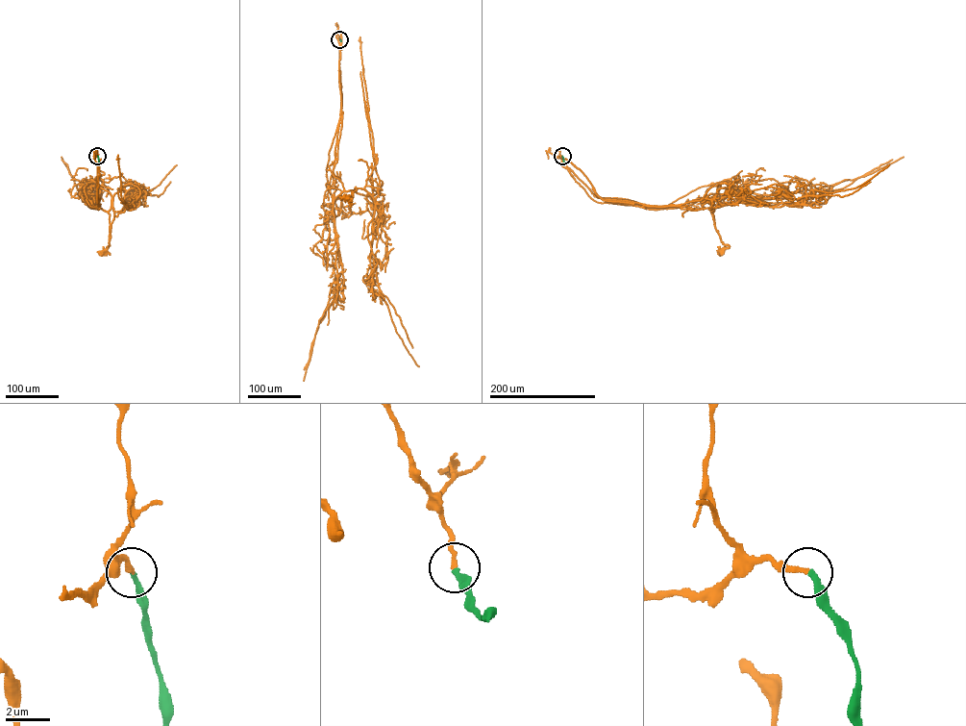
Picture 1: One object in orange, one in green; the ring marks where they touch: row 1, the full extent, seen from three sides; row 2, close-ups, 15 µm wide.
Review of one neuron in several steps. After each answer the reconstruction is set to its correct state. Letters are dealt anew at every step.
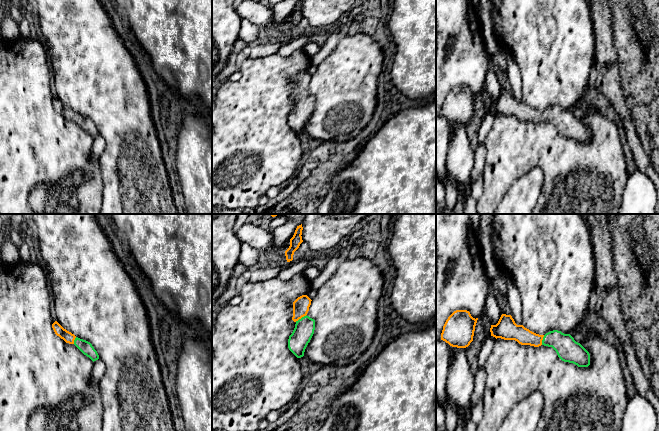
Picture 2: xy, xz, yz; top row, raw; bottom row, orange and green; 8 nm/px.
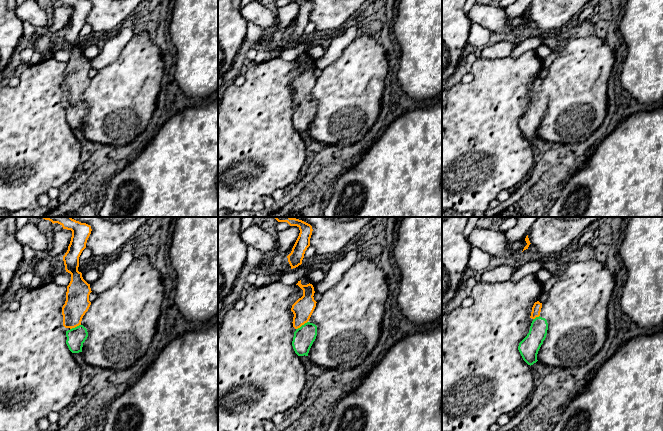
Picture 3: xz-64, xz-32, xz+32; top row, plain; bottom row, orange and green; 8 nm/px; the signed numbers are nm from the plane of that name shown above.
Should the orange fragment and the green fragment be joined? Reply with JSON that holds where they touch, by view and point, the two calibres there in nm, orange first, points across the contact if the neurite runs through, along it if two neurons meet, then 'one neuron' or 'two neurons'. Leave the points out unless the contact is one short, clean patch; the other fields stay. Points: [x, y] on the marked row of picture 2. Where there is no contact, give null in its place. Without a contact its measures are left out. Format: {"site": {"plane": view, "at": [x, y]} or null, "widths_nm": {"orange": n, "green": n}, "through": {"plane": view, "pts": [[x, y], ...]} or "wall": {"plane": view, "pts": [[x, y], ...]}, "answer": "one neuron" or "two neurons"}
{"site": {"plane": "xz", "at": [300, 318]}, "widths_nm": {"orange": 130, "green": 160}, "through": {"plane": "xz", "pts": [[301, 305], [300, 318], [304, 323], [304, 328]]}, "answer": "one neuron"}

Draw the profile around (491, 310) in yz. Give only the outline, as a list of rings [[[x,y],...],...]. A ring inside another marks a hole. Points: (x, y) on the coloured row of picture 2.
[[[490,291],[485,300],[484,314],[490,319],[492,325],[496,325],[502,315],[497,296],[496,293]]]

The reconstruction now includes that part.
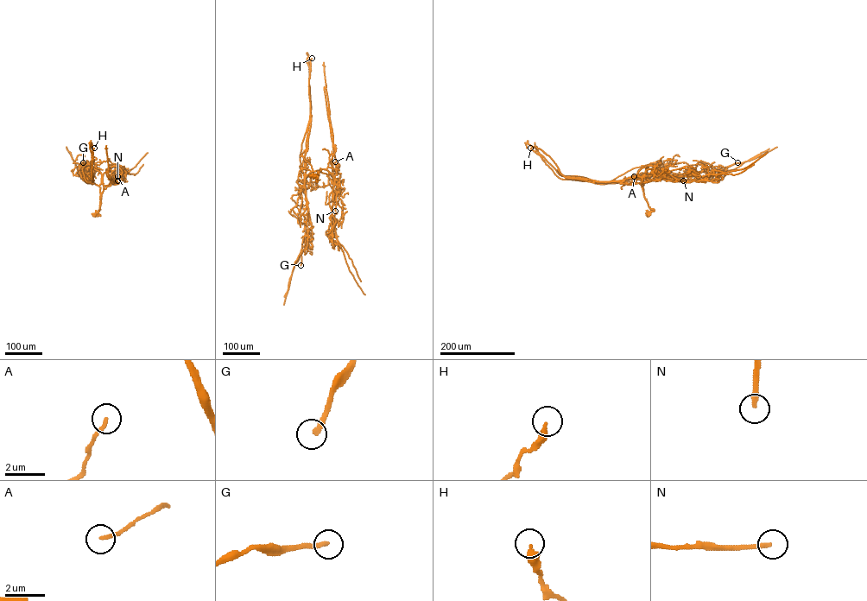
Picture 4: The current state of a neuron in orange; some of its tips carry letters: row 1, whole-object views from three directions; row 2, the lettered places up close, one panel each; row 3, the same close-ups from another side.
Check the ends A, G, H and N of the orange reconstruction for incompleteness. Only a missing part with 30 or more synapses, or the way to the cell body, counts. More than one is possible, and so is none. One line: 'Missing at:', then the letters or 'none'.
Missing at: N

